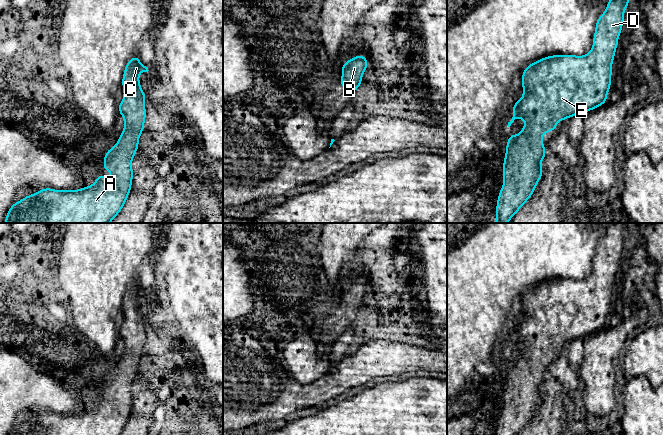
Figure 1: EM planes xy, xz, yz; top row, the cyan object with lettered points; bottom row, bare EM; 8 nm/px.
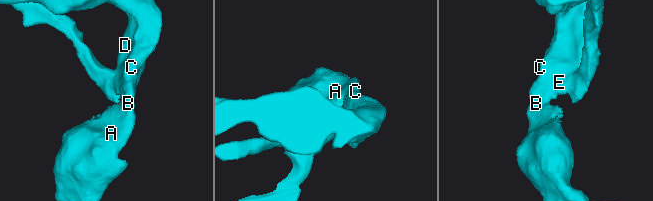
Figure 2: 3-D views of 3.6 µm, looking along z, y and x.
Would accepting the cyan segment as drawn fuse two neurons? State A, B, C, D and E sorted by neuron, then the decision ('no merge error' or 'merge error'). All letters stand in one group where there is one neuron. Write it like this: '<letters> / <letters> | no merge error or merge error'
A B C D E | no merge error

